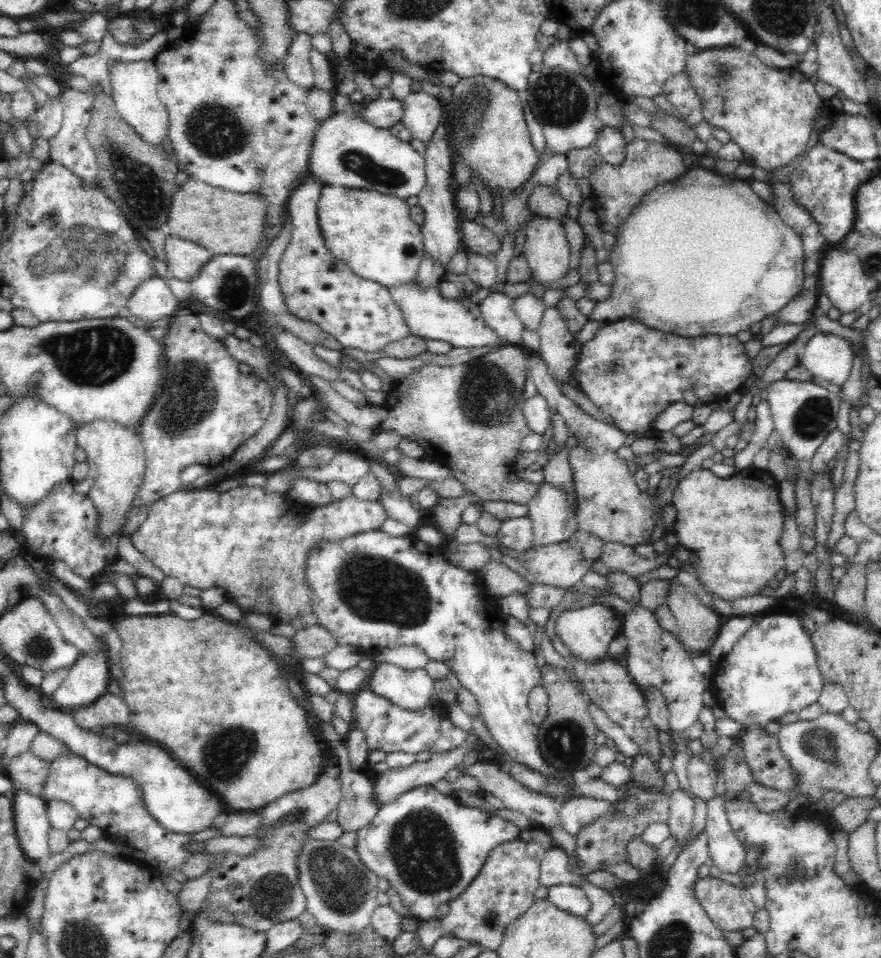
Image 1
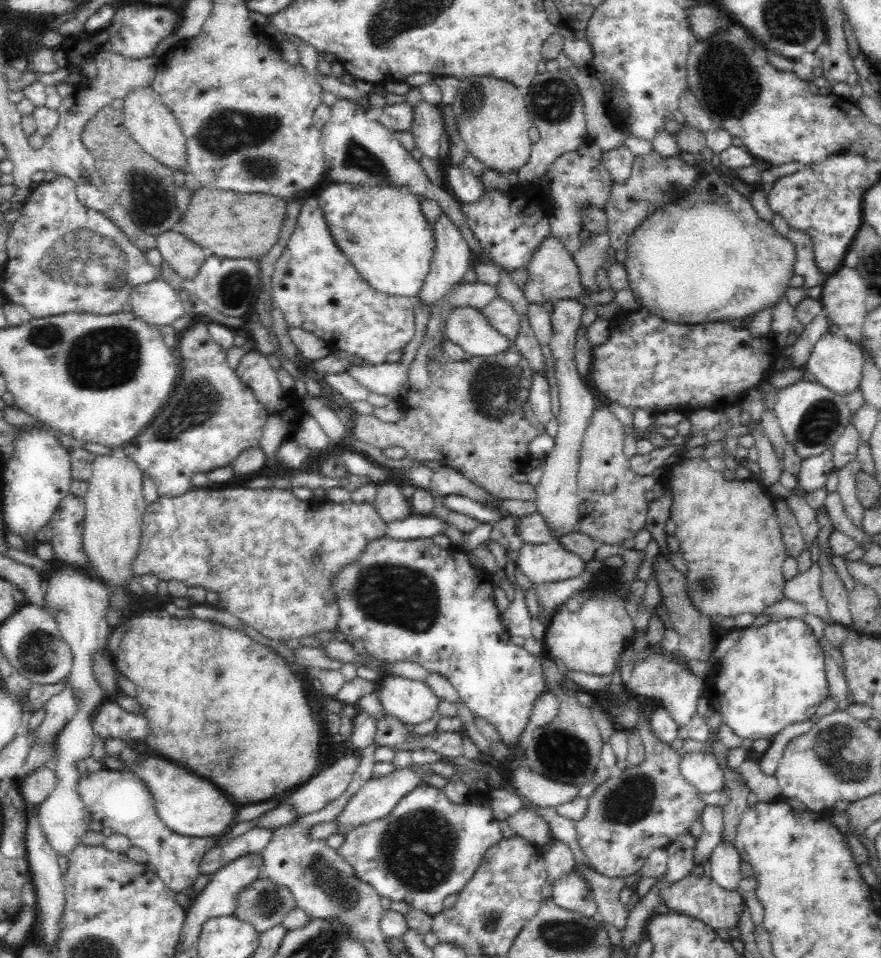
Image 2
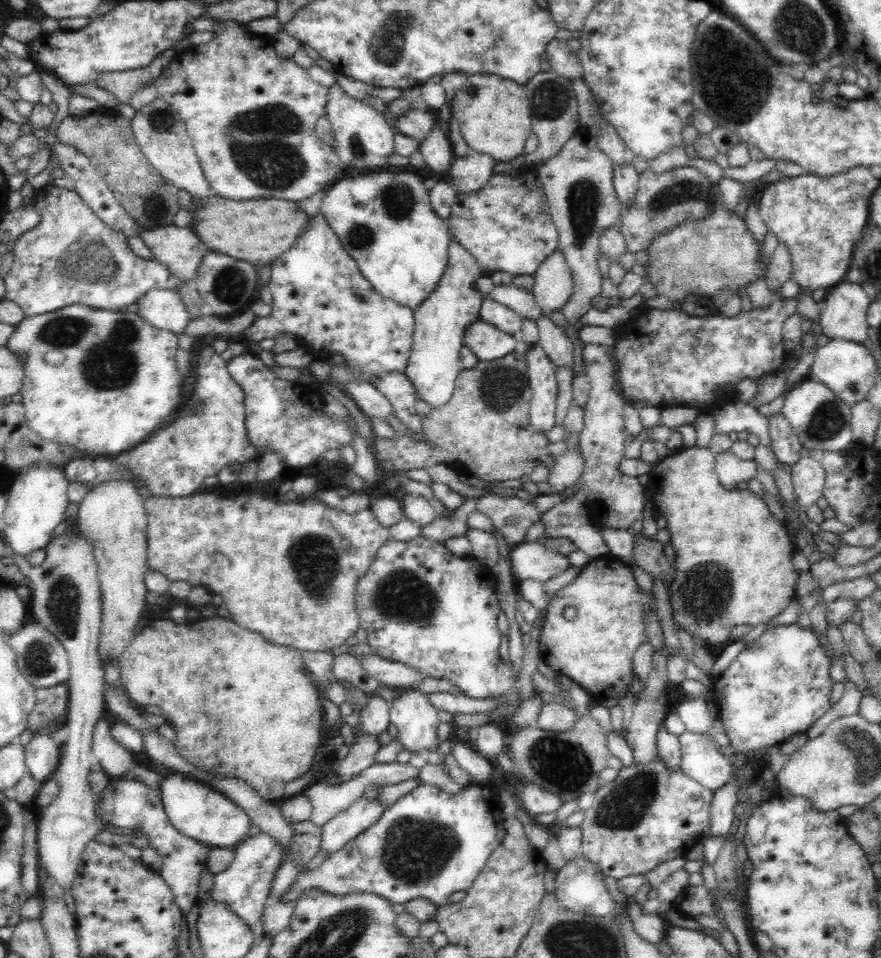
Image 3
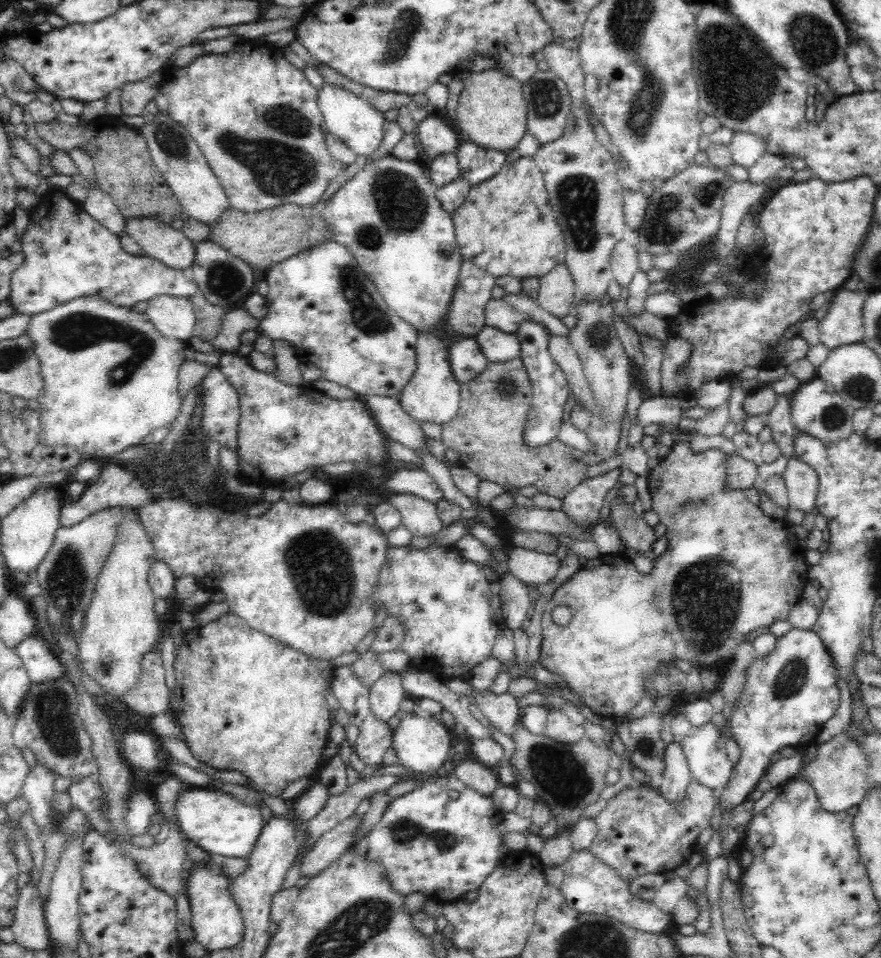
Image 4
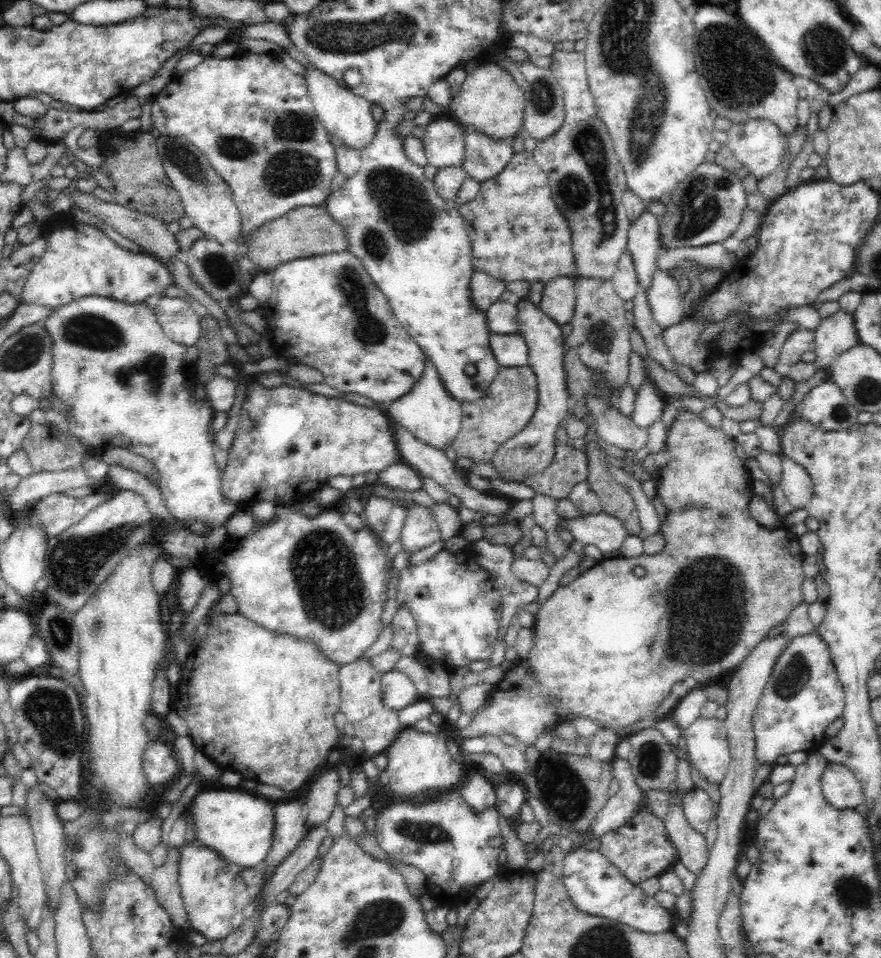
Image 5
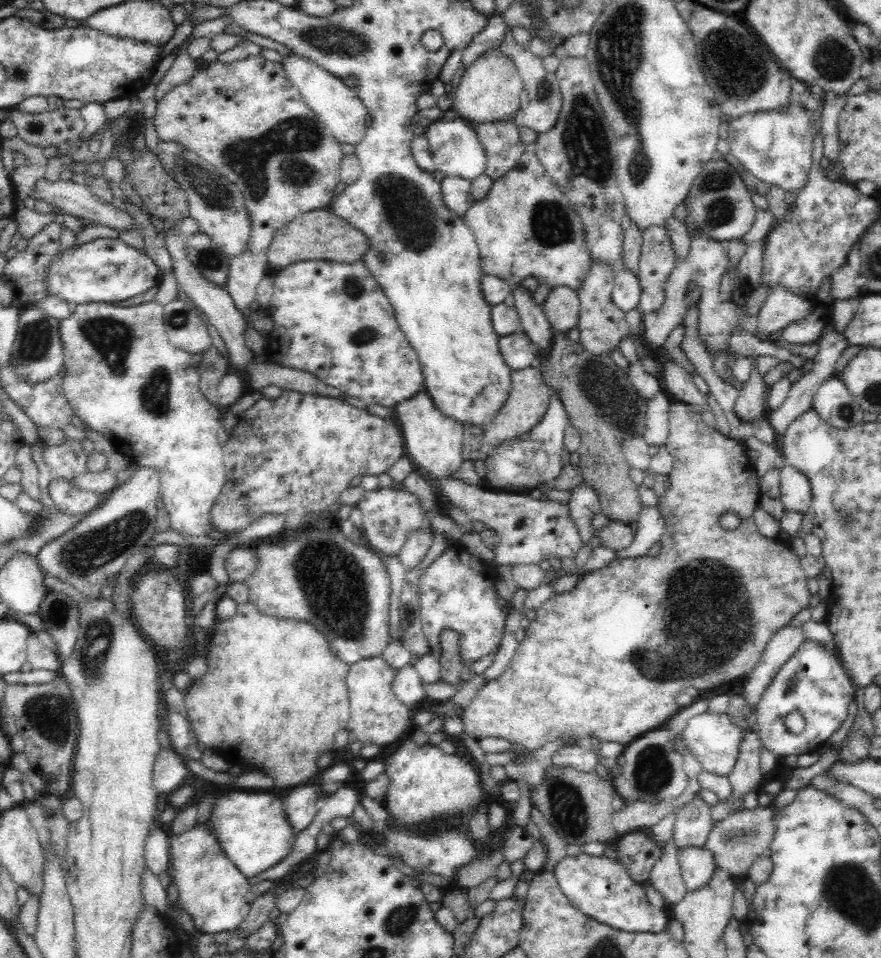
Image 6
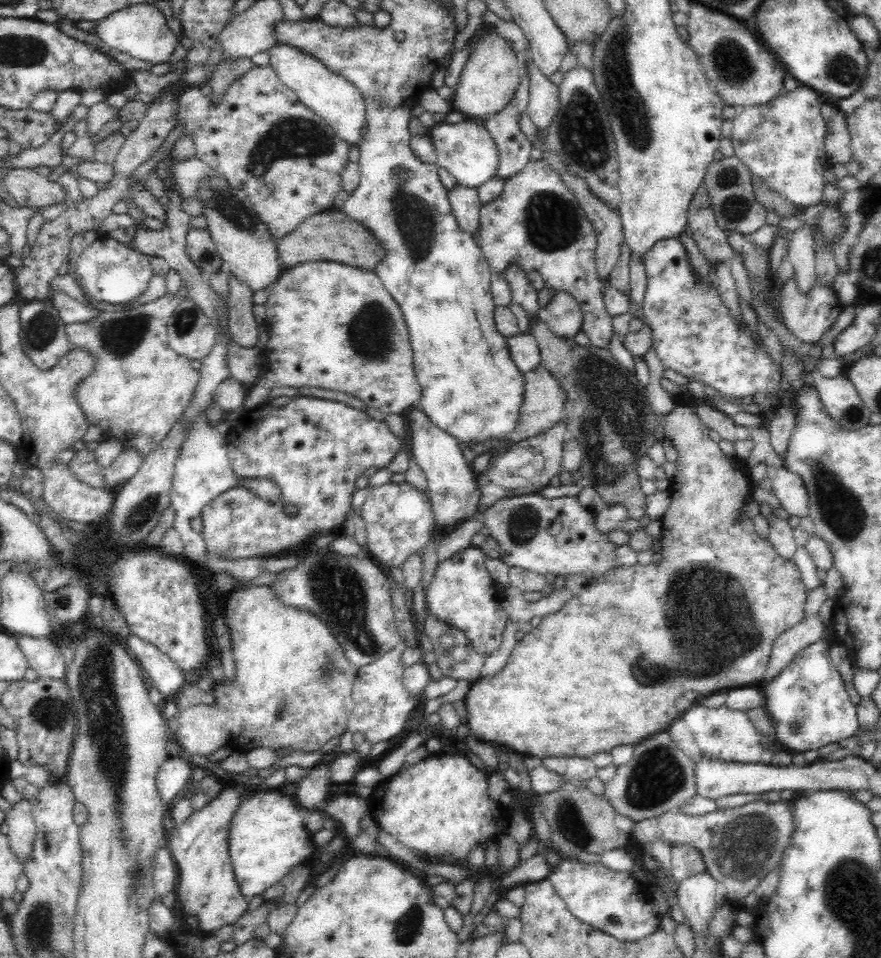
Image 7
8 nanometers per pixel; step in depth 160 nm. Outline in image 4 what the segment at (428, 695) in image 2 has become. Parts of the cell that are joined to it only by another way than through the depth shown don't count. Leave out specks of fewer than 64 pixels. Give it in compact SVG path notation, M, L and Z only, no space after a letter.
M424 713L404 714L400 725L393 729L393 741L391 747L396 751L396 763L404 766L409 775L405 778L422 776L436 776L442 772L444 762L450 756L451 735L444 723L436 723L436 720Z

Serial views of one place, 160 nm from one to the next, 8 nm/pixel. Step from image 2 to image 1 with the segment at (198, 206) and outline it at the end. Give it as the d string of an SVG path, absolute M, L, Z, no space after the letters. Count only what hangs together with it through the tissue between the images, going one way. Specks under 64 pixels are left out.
M189 178L172 198L169 235L199 244L213 255L251 255L262 240L267 210L267 202L257 193L229 192Z

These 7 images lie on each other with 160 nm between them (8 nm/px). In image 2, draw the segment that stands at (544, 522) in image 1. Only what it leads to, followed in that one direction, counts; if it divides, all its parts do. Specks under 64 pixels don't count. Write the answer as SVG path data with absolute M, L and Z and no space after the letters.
M564 299L557 301L551 311L552 335L549 347L555 360L556 380L559 390L559 414L557 415L558 430L555 436L555 445L550 454L545 457L542 476L536 485L537 511L546 519L546 523L552 529L552 533L558 533L558 537L572 533L580 519L580 497L578 496L577 472L579 469L583 436L589 419L594 412L593 403L596 400L595 391L582 381L576 369L575 342L578 330L581 328L581 316L585 306L579 299Z

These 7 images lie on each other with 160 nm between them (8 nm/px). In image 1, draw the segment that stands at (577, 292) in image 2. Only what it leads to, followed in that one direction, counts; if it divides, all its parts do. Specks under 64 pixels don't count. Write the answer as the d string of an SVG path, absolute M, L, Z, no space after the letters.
M529 212L531 217L525 226L525 241L522 256L527 260L532 278L526 282L508 283L505 286L505 295L515 299L523 294L528 294L535 285L550 286L564 278L570 268L571 252L565 235L566 225L562 225L559 219L550 221L546 217L538 217Z

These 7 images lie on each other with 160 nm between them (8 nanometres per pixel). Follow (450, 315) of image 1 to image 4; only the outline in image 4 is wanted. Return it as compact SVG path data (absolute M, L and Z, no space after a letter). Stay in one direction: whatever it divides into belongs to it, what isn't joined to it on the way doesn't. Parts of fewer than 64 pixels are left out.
M484 326L475 337L490 363L506 362L521 356L521 342L516 333L501 332L498 328Z

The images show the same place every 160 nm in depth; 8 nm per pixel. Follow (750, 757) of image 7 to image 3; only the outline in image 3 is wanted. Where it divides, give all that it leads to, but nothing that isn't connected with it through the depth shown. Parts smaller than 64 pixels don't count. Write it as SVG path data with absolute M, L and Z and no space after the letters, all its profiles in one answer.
M686 730L679 736L679 743L681 770L686 776L712 791L722 788L732 778L732 762L707 734Z

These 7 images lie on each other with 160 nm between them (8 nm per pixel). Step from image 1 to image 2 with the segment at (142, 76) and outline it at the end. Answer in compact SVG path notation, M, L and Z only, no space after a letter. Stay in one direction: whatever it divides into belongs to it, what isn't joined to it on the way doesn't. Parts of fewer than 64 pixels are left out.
M142 88L132 92L124 99L124 125L130 136L150 154L158 163L183 174L189 174L187 166L186 137L178 125L174 113L165 105L161 97L150 88Z

